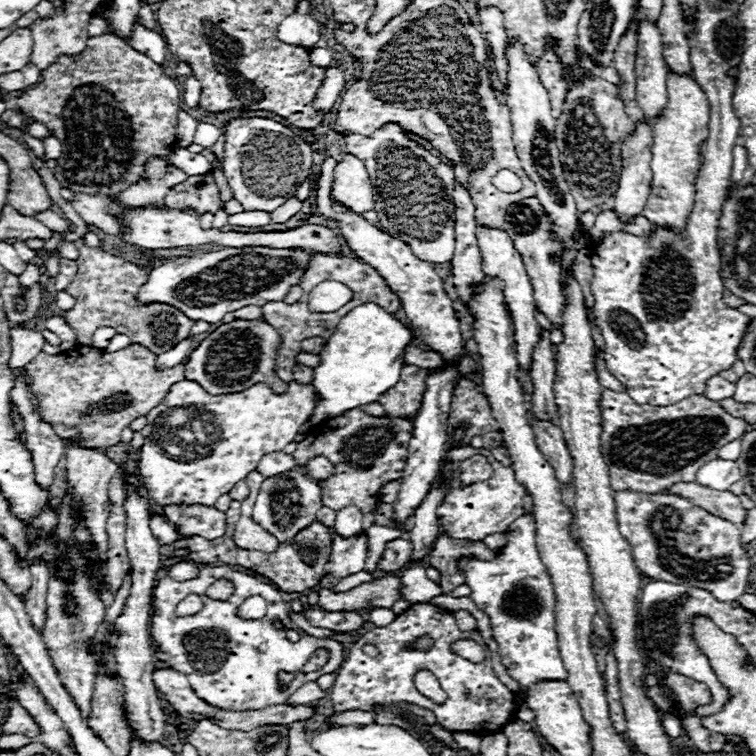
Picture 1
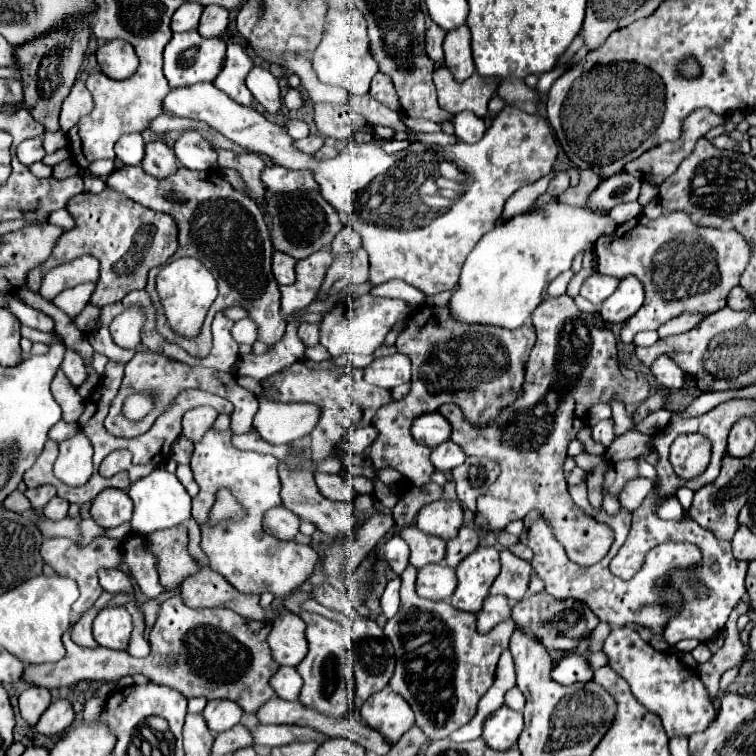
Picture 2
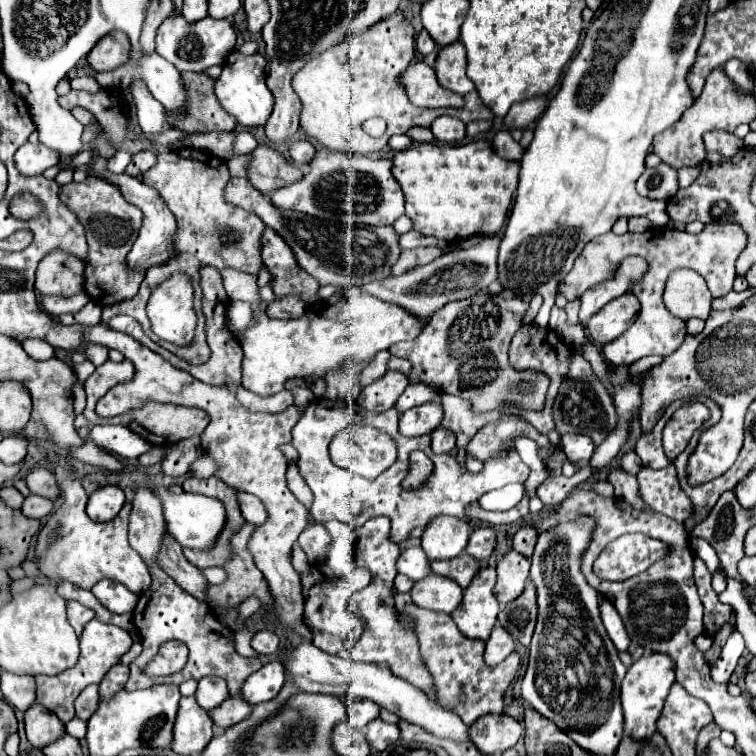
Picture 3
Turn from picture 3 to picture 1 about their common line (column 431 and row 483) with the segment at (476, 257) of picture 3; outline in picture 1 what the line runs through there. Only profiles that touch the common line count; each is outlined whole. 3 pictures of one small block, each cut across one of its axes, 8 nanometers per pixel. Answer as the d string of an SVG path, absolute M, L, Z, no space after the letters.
M284 472L280 476L264 480L252 516L278 540L290 540L300 528L306 528L316 520L316 512L320 508L322 508L322 488L302 472Z

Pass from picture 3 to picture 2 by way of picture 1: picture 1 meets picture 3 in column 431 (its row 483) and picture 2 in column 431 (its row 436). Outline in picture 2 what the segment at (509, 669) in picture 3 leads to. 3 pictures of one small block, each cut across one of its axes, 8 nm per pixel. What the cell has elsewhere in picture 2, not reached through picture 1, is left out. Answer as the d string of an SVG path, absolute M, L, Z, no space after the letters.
M408 564L400 576L400 610L384 626L384 634L396 654L396 672L390 688L412 706L422 732L430 740L442 740L474 718L478 700L494 682L498 658L508 648L514 626L508 620L488 634L478 634L476 614L464 614L450 602L418 598L414 590L416 572Z

